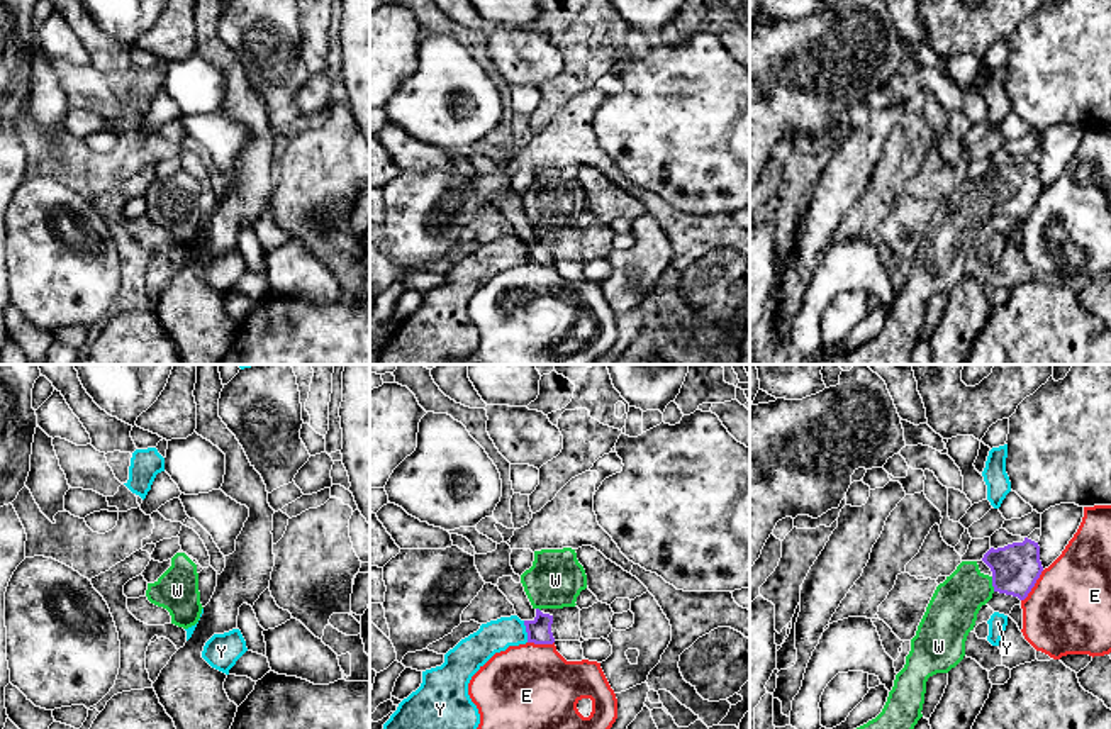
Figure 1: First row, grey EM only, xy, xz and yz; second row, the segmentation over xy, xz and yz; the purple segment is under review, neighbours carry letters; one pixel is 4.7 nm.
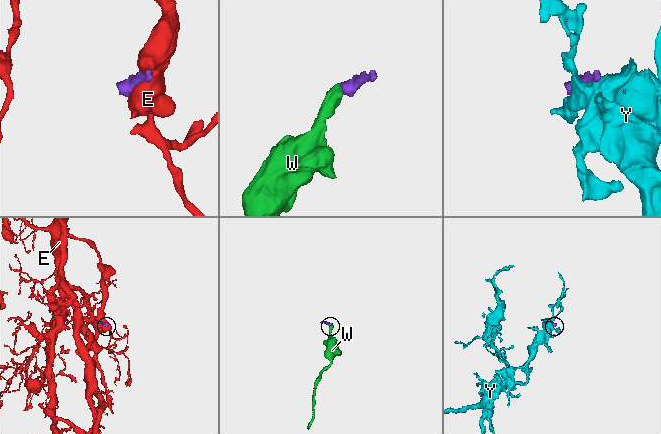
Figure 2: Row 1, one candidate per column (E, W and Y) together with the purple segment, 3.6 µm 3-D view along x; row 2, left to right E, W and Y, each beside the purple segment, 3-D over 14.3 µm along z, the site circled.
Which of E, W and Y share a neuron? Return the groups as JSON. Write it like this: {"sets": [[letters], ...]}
{"sets": [["E"], ["W"], ["Y"]]}

